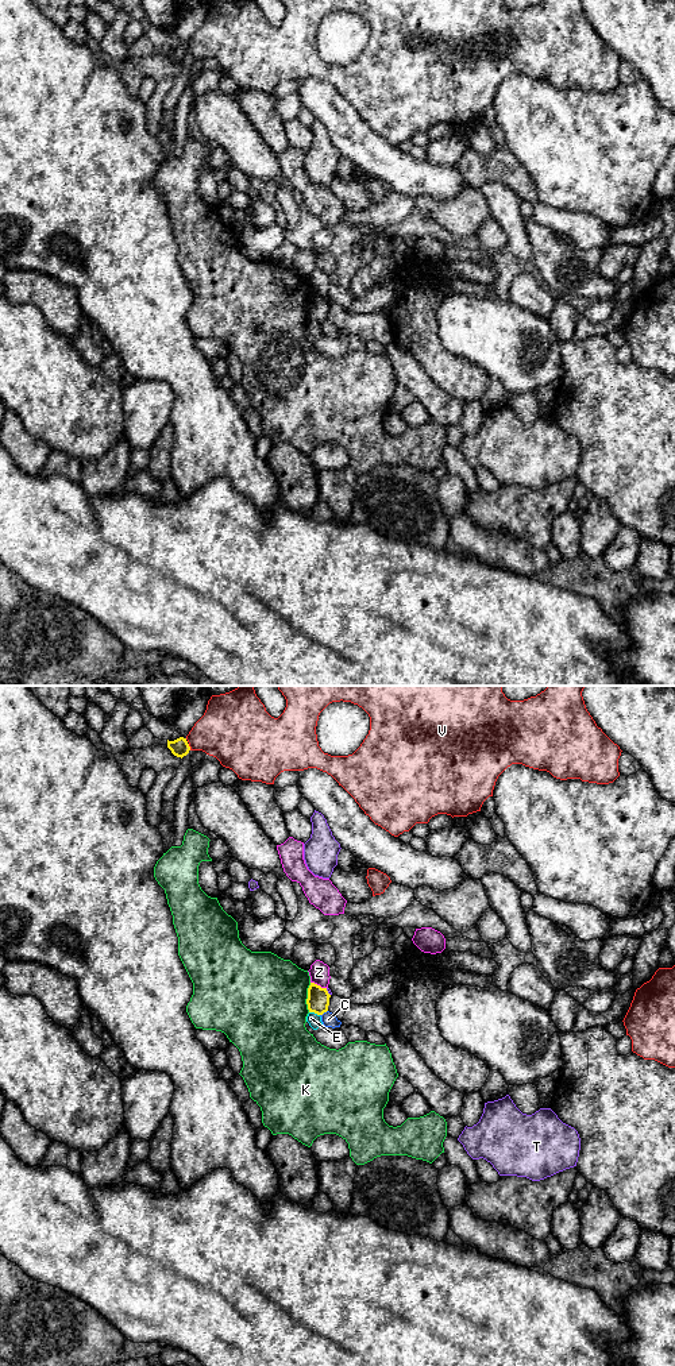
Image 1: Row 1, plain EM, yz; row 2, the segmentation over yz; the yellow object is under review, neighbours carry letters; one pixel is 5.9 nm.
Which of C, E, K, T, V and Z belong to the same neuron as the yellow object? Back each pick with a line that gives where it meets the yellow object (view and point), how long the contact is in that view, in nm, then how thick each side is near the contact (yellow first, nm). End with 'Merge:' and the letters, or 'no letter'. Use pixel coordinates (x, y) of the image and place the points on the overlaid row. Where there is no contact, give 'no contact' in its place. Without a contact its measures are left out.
Merge: no letter

